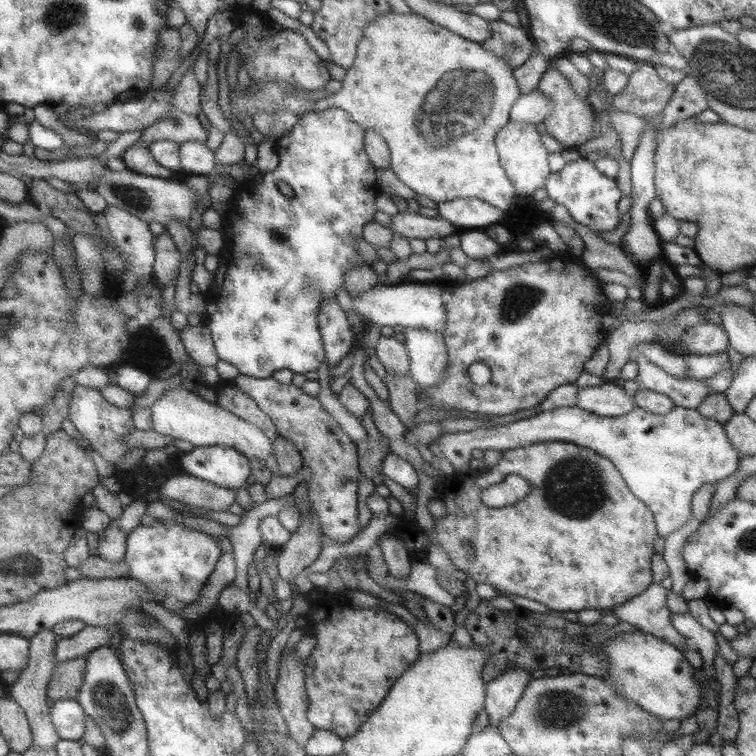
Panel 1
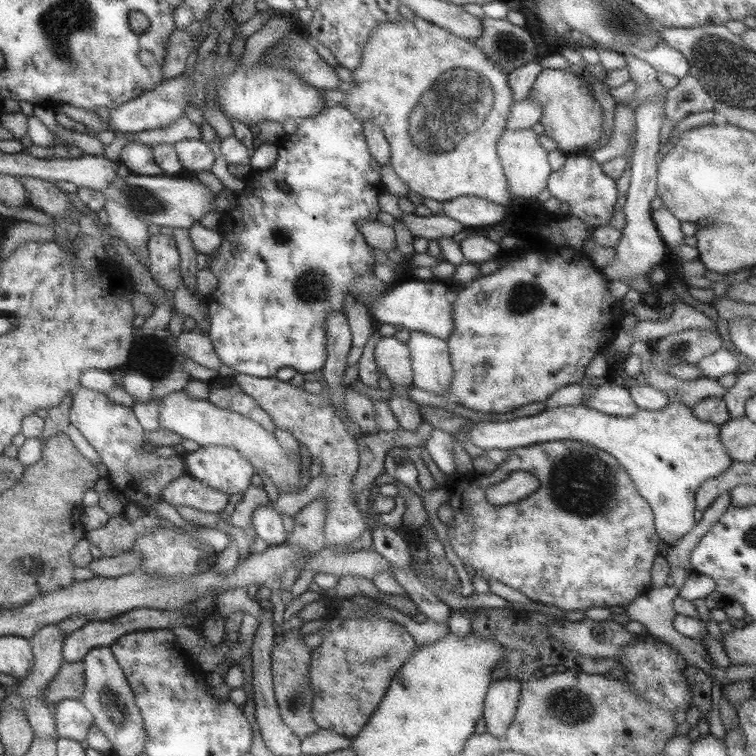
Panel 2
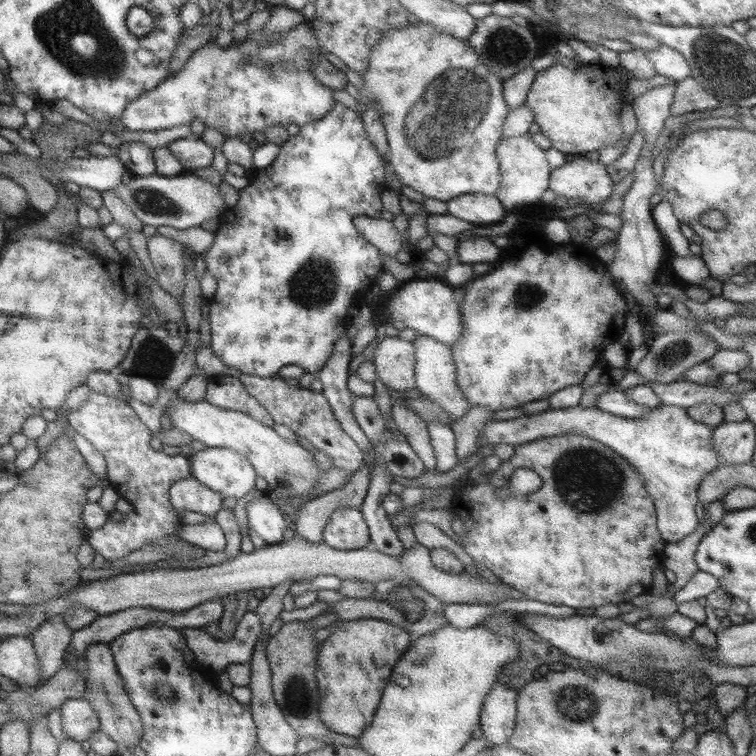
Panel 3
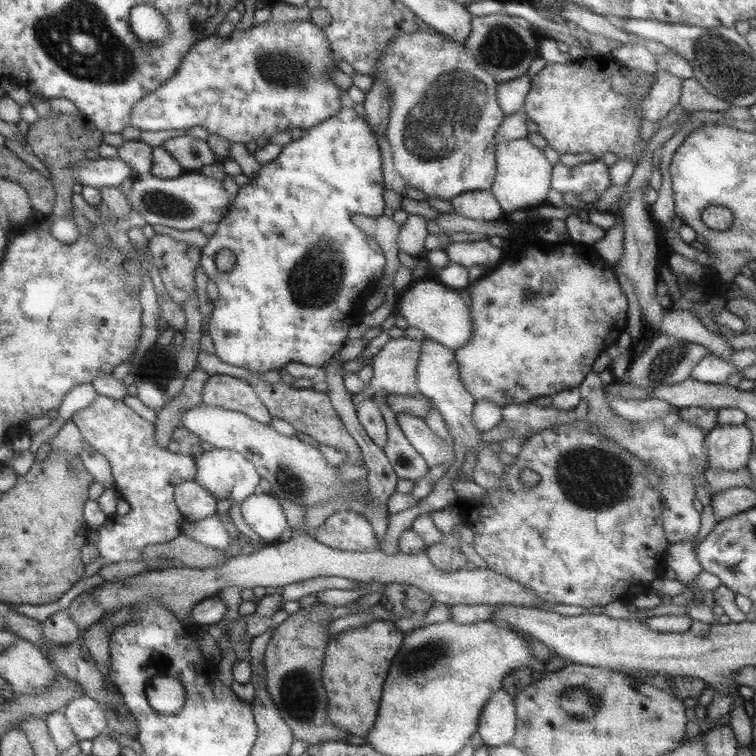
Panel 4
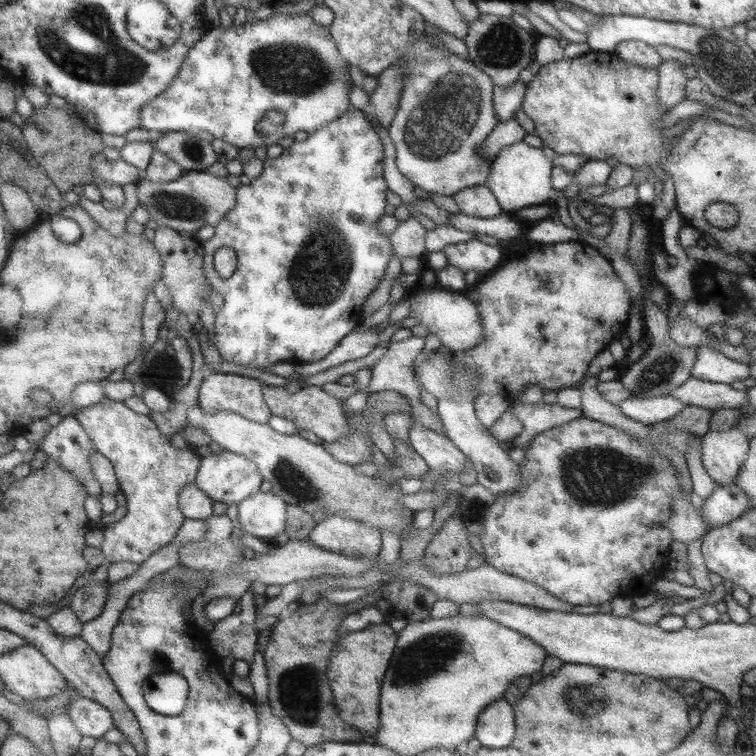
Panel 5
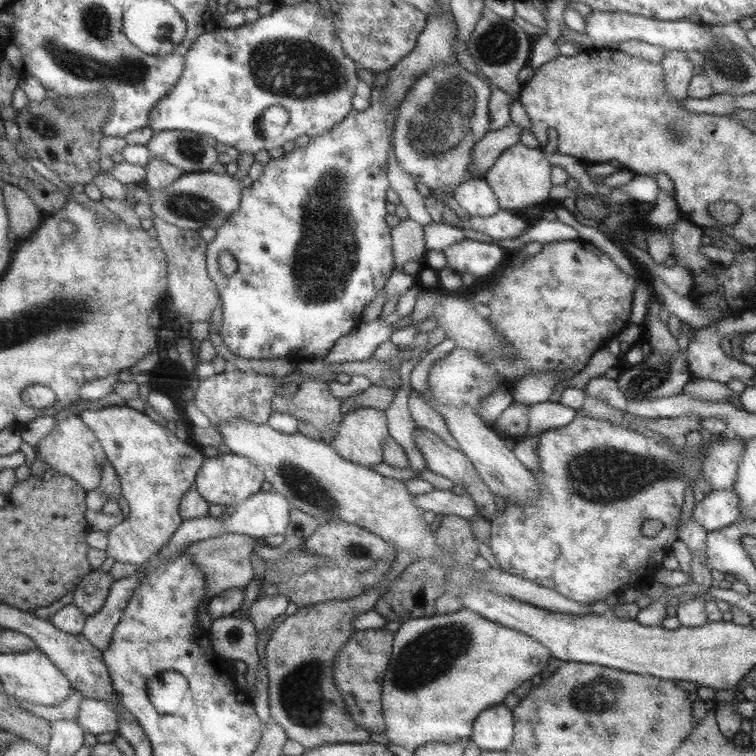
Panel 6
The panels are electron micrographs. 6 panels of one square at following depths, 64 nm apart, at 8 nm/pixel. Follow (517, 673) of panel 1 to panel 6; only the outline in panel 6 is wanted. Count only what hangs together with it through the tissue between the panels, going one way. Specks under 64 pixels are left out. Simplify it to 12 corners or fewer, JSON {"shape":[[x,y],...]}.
{"shape":[[504,704],[483,710],[472,741],[480,750],[512,748],[513,712]]}

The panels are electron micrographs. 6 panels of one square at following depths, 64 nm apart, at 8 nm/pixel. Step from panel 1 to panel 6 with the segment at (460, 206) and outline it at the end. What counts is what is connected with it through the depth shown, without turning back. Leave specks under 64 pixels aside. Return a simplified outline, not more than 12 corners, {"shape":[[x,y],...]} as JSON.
{"shape":[[483,178],[463,182],[453,198],[470,216],[501,209]]}

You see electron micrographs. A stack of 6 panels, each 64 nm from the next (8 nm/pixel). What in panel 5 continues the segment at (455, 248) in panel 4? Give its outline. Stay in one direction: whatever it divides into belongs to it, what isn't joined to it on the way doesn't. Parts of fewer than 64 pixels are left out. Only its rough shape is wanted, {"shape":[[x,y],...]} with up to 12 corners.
{"shape":[[477,239],[448,244],[449,265],[481,277],[504,264],[500,246]]}

